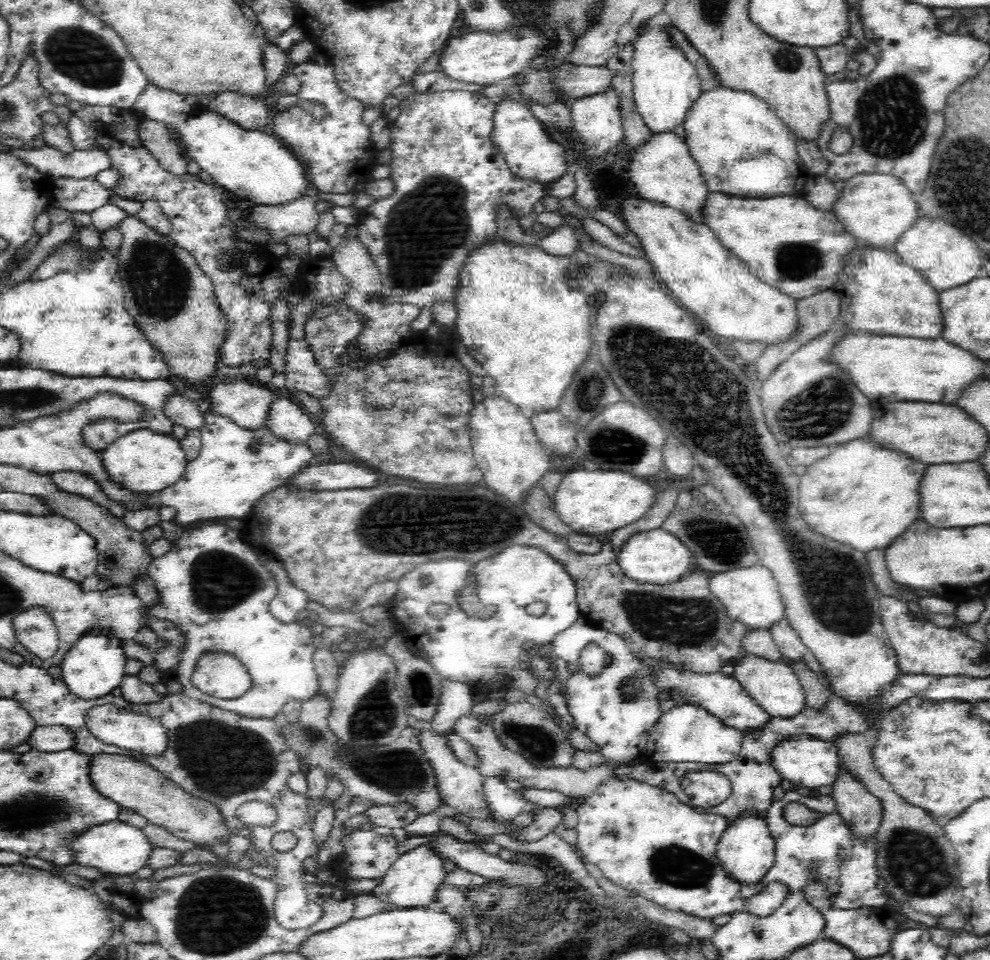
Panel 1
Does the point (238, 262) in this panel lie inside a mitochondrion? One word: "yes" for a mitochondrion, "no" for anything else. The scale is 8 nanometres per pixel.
no

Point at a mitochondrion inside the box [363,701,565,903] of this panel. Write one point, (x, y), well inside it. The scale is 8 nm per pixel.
(537, 740)

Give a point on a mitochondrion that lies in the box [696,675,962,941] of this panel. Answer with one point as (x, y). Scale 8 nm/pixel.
(916, 861)

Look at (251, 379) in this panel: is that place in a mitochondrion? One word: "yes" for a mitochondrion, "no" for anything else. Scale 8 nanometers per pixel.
no

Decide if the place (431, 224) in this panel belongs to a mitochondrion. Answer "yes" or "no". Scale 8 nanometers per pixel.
yes

